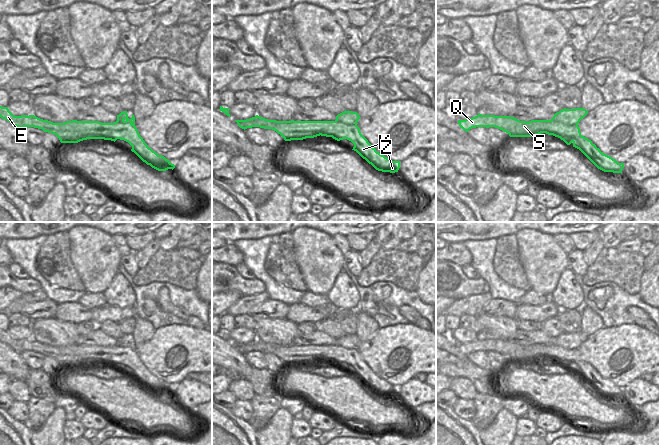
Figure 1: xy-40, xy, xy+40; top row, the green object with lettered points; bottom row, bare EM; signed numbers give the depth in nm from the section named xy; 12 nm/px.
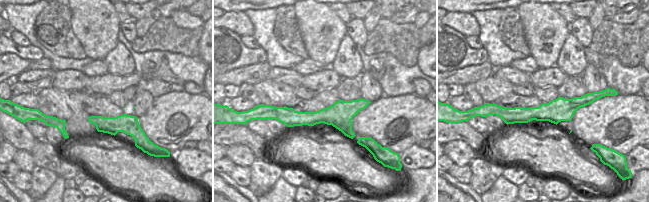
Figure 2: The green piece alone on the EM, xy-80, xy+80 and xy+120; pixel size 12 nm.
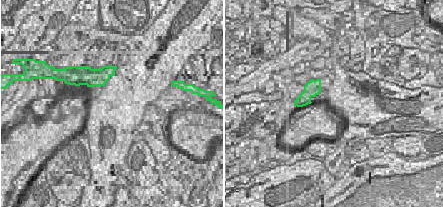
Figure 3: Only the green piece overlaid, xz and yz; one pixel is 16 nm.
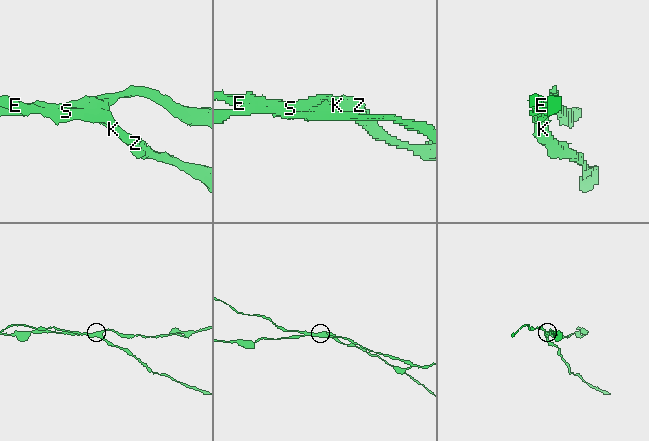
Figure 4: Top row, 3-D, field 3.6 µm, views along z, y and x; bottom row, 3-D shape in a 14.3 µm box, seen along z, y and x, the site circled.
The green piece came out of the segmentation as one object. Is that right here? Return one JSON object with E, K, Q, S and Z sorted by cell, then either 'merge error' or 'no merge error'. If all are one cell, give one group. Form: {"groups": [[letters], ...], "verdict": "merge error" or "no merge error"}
{"groups": [["E", "K", "S", "Z"], ["Q"]], "verdict": "merge error"}

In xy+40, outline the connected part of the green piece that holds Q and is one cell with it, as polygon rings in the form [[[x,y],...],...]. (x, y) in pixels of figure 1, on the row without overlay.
[[[478,338],[475,341],[465,344],[458,344],[459,350],[466,356],[476,351],[495,351],[509,358],[510,361],[516,361],[516,350],[519,347],[527,347],[510,340],[495,340]]]

